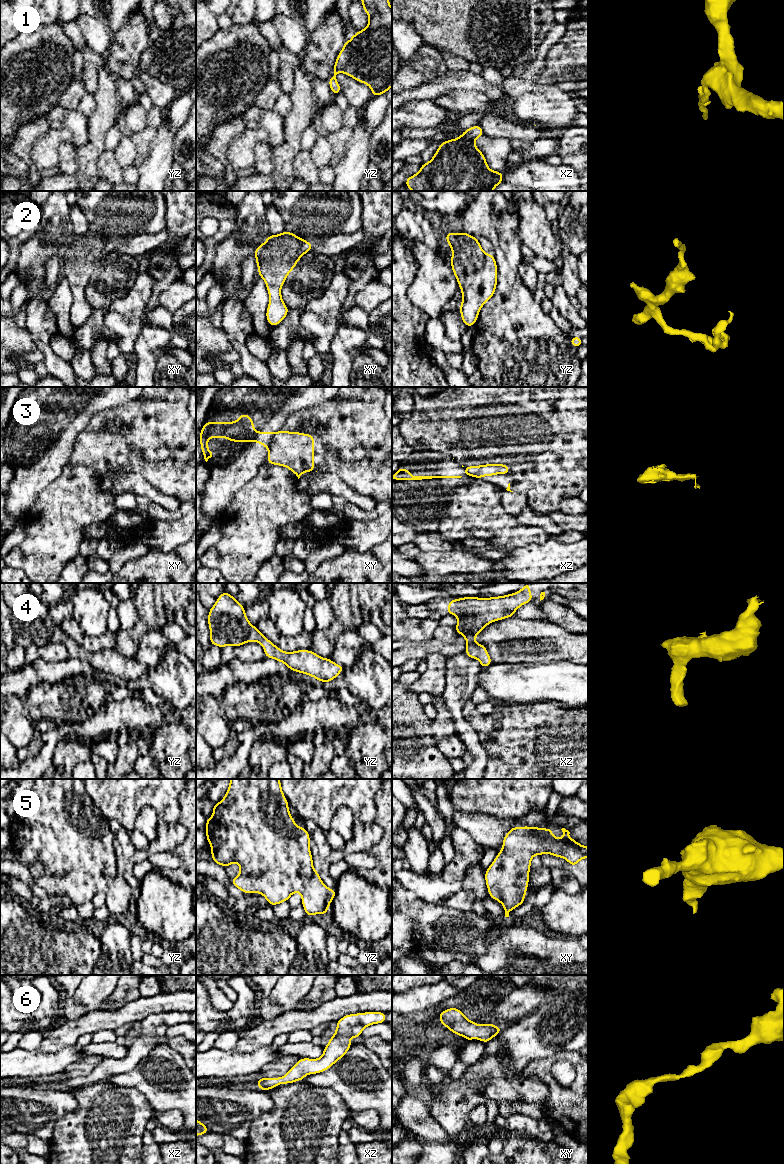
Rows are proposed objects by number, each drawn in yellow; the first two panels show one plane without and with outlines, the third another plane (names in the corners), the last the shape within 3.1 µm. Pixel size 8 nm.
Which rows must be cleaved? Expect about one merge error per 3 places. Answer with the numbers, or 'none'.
3

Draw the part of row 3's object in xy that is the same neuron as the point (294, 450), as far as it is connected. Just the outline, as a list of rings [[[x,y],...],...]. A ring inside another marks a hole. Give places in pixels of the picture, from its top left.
[[[279,430],[273,435],[270,452],[266,462],[278,466],[287,467],[298,479],[305,472],[313,472],[314,469],[314,435],[301,432],[288,432]]]

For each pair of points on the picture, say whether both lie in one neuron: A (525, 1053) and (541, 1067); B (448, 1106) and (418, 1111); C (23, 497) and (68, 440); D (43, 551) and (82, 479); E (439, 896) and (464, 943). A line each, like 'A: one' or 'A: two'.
A: two
B: two
C: one
D: one
E: two

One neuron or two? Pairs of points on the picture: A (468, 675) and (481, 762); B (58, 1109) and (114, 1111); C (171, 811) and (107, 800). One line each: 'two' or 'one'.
A: one
B: two
C: one

